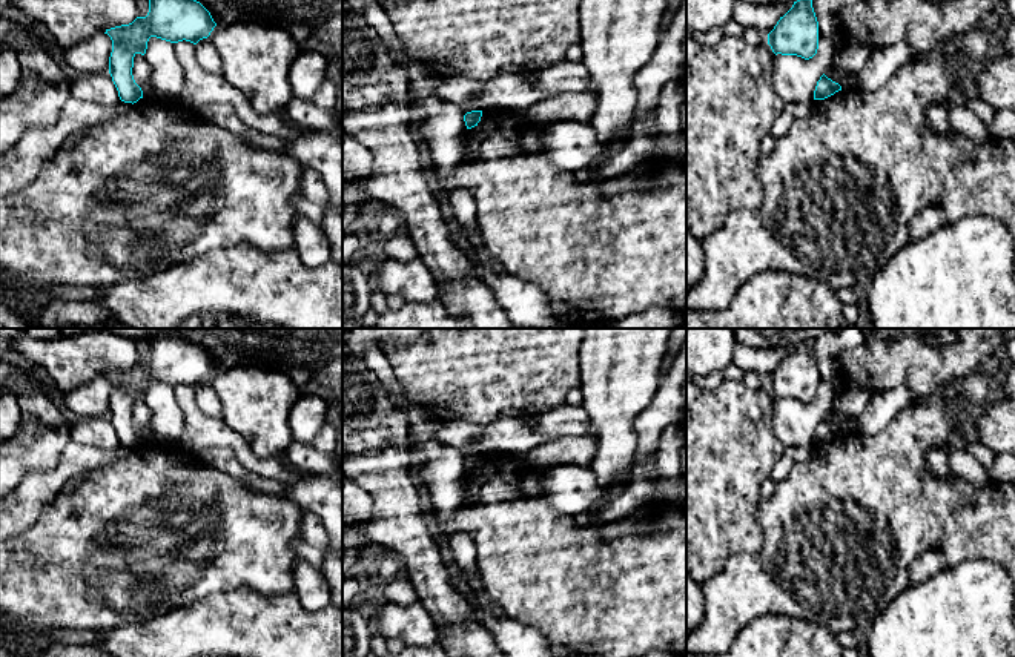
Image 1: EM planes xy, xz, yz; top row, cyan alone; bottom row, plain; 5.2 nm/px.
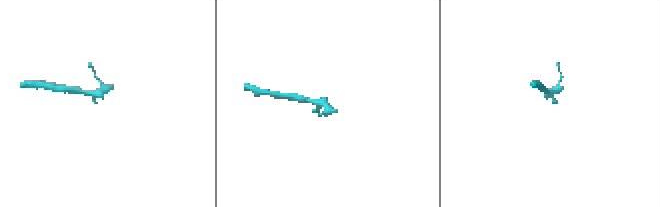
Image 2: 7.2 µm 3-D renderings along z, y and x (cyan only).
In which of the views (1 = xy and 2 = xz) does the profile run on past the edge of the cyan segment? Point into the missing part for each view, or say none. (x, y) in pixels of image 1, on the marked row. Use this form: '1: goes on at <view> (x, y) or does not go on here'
1: does not go on here
2: does not go on here

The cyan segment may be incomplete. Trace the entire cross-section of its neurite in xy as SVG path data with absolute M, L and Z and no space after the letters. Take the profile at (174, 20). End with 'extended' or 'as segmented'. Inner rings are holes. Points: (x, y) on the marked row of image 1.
M149 0L146 17L137 17L129 25L106 29L112 40L109 74L124 103L143 98L141 87L132 75L134 57L144 55L150 37L170 43L190 41L197 45L207 38L217 23L210 12L197 0Z; as segmented

